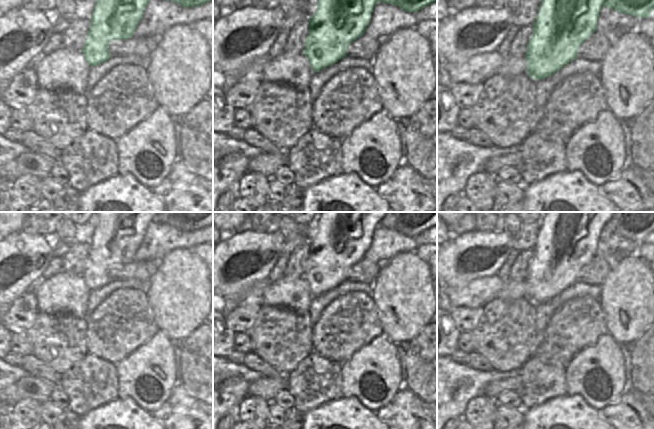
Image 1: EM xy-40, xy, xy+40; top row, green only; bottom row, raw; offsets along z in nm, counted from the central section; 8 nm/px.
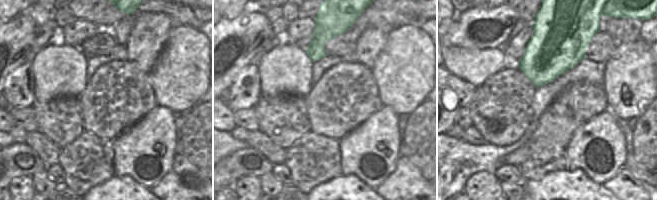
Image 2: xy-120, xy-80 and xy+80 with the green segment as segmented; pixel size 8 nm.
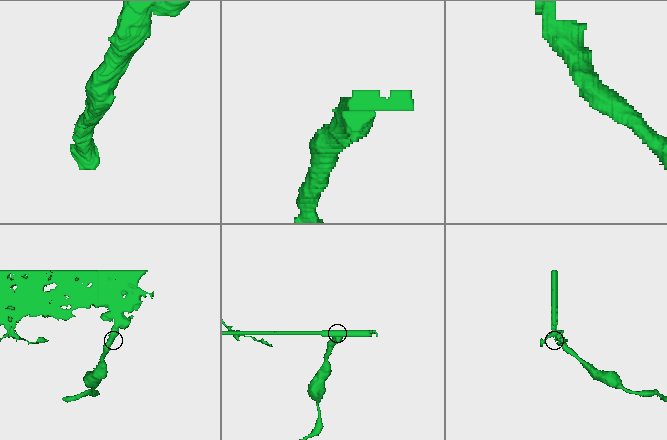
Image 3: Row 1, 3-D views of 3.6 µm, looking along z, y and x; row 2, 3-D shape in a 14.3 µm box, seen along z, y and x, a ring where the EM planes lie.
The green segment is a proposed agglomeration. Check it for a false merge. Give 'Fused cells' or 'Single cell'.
Fused cells.

